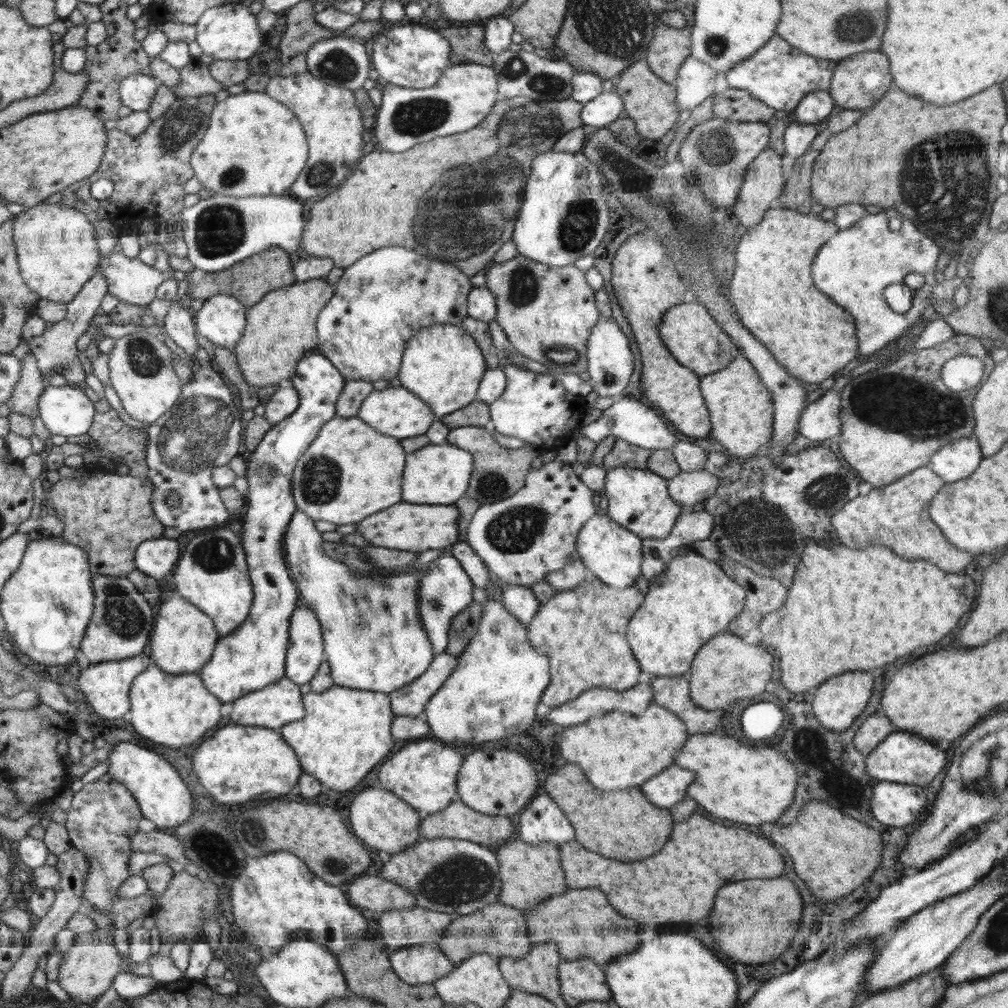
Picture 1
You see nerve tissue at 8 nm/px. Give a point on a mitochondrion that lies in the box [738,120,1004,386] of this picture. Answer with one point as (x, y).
(946, 176)

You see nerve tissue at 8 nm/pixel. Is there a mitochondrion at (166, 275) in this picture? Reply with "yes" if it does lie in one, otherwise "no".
no

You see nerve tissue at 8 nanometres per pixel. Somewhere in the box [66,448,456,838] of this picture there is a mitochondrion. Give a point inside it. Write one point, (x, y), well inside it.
(122, 614)

